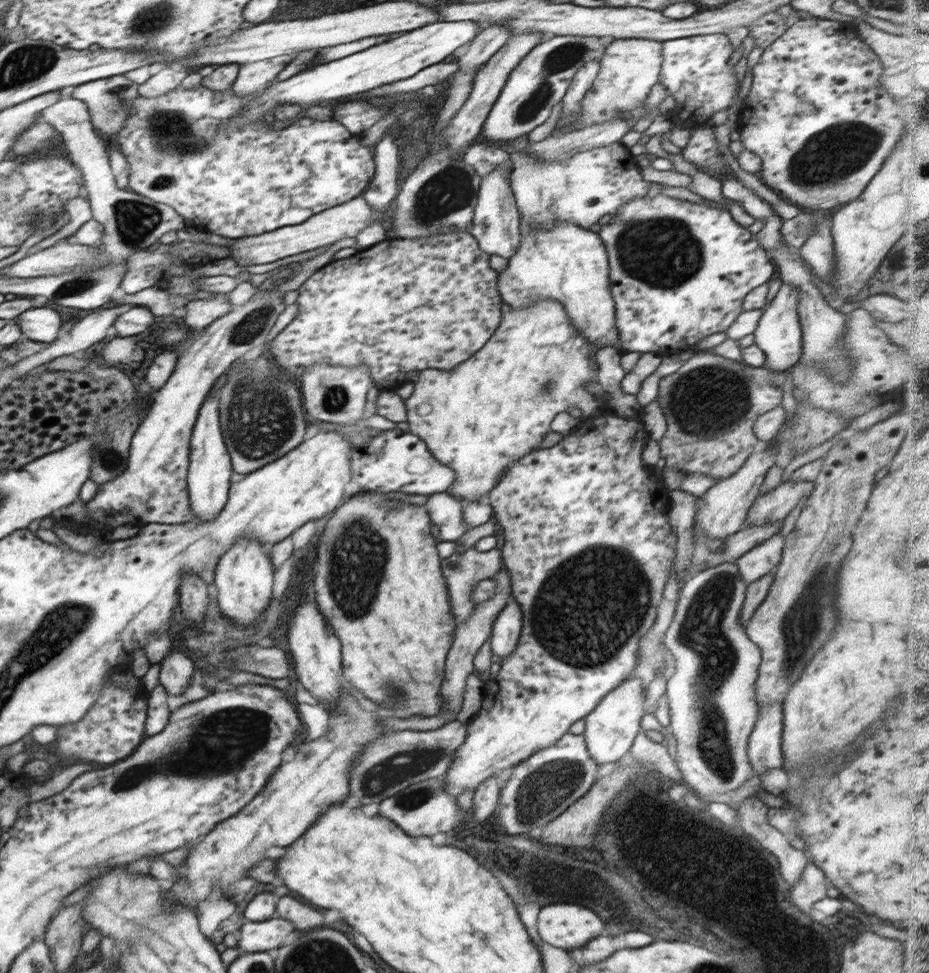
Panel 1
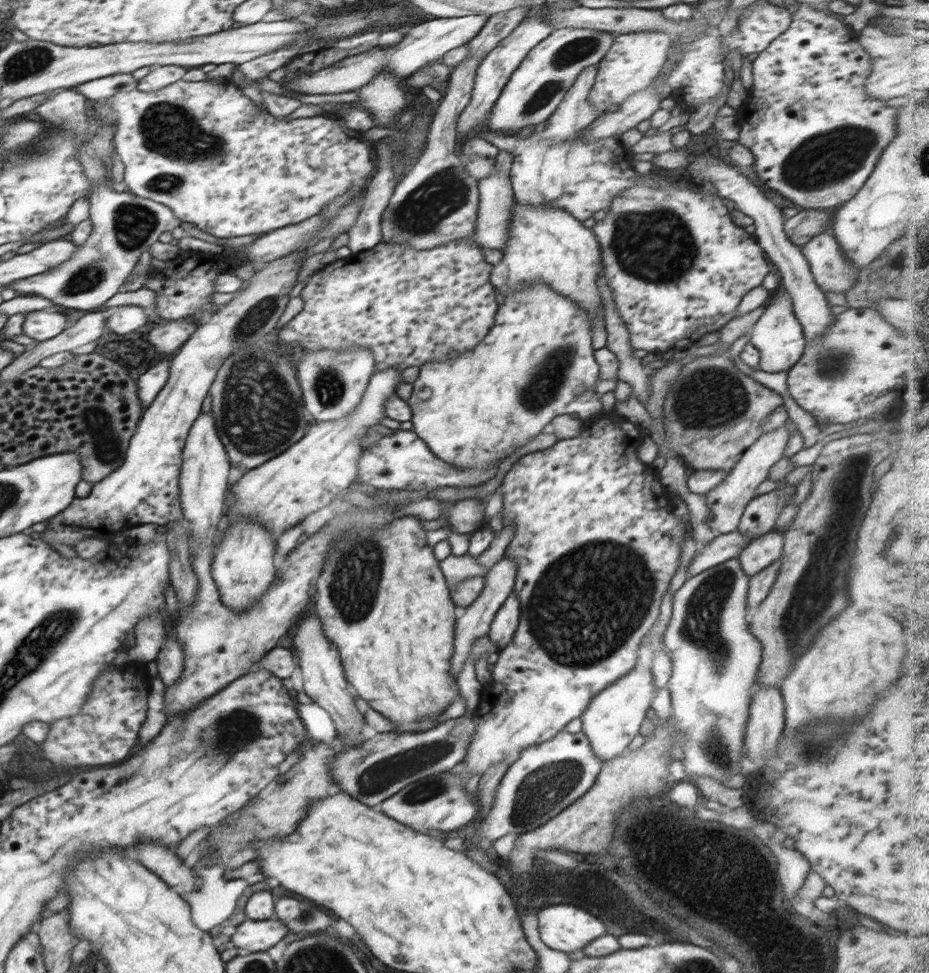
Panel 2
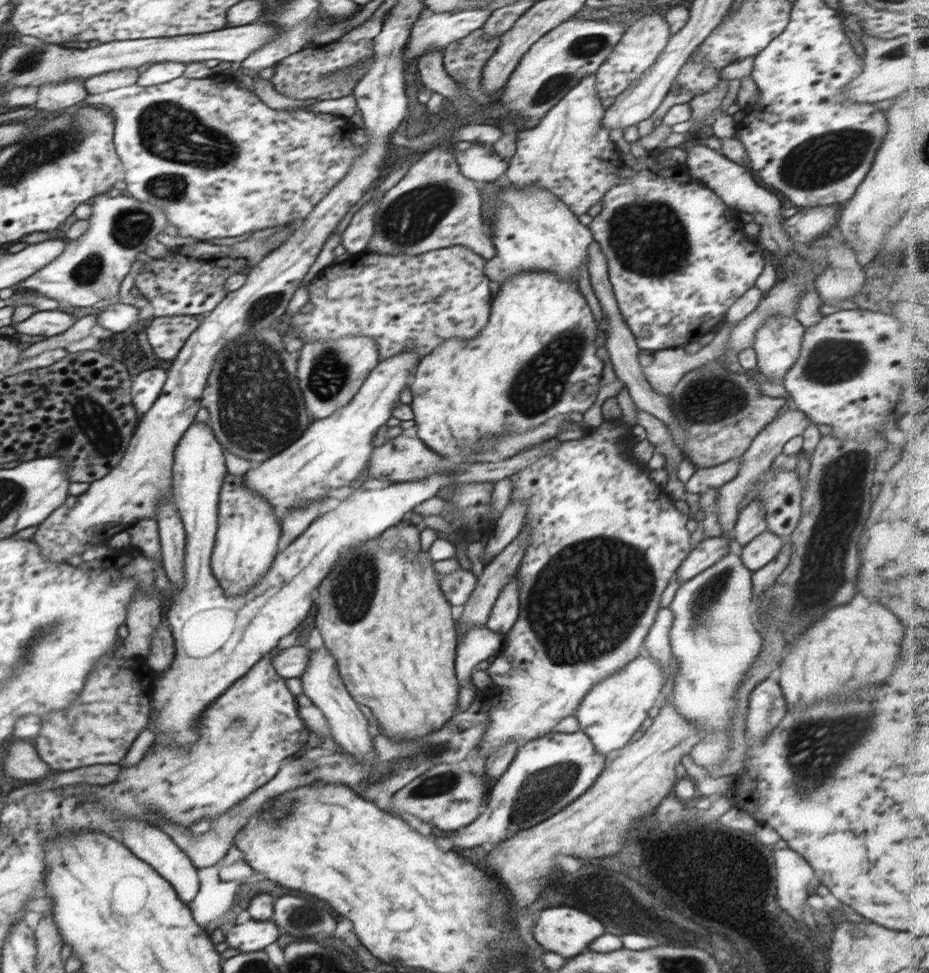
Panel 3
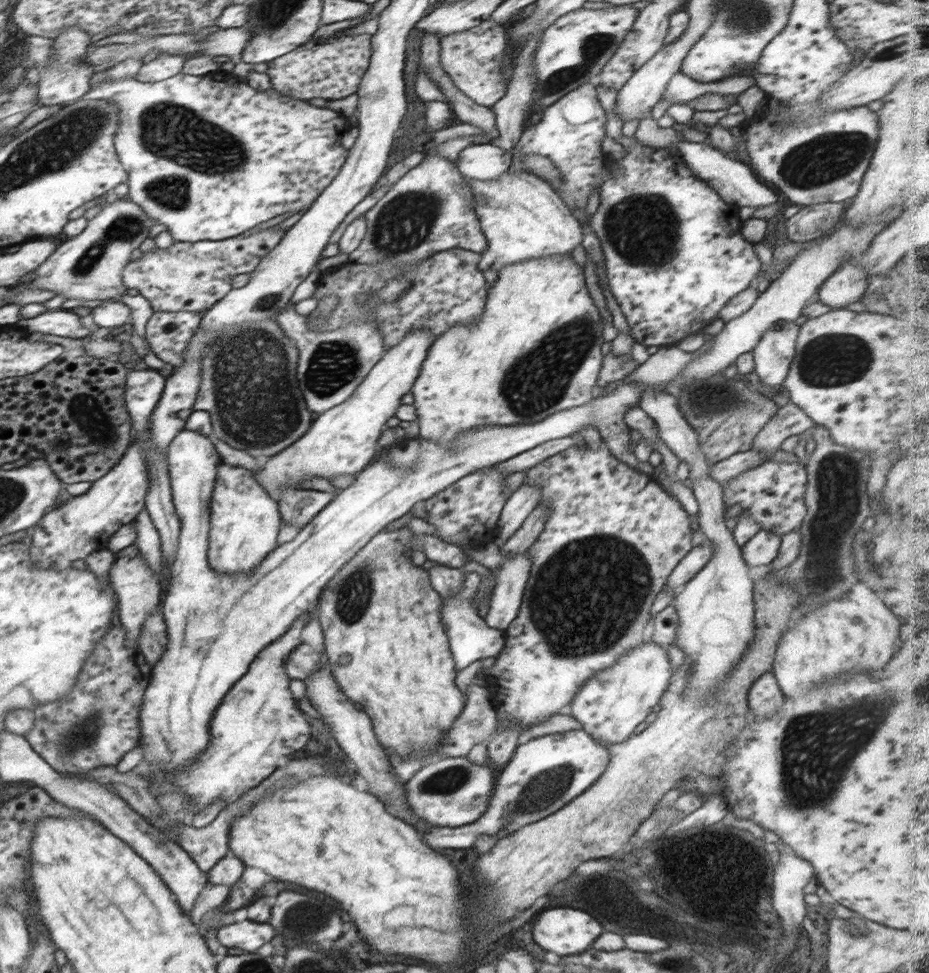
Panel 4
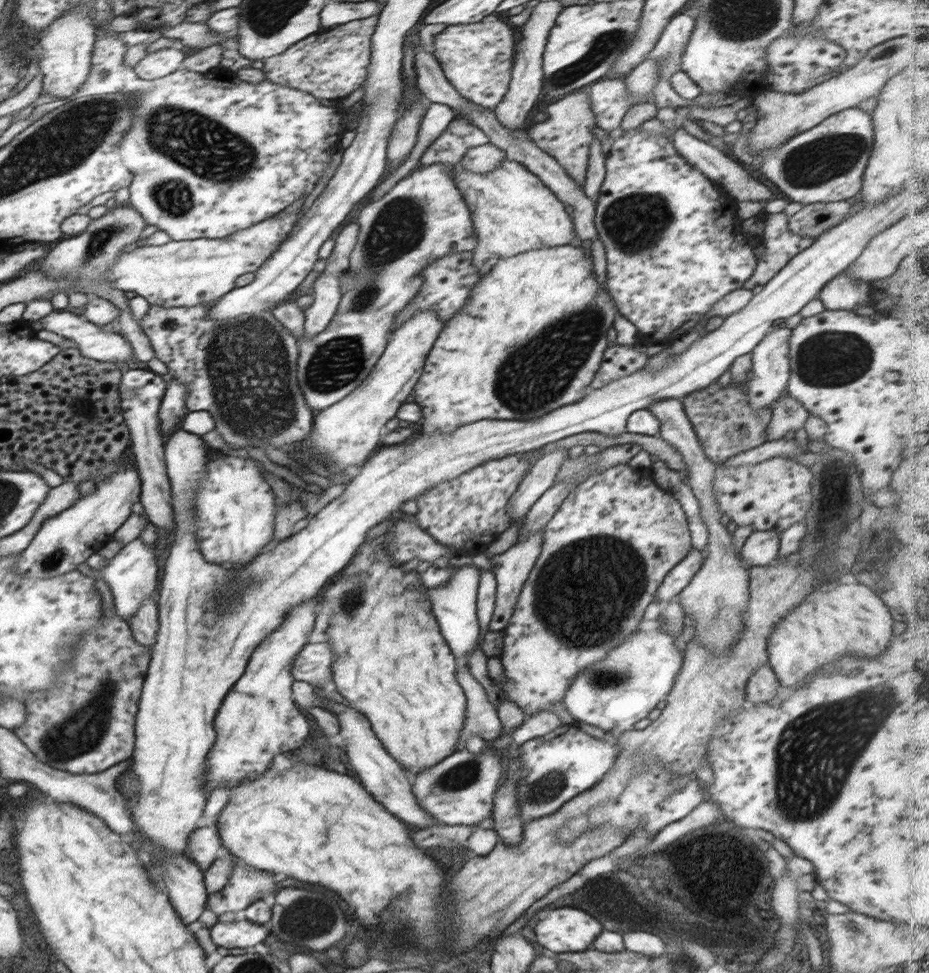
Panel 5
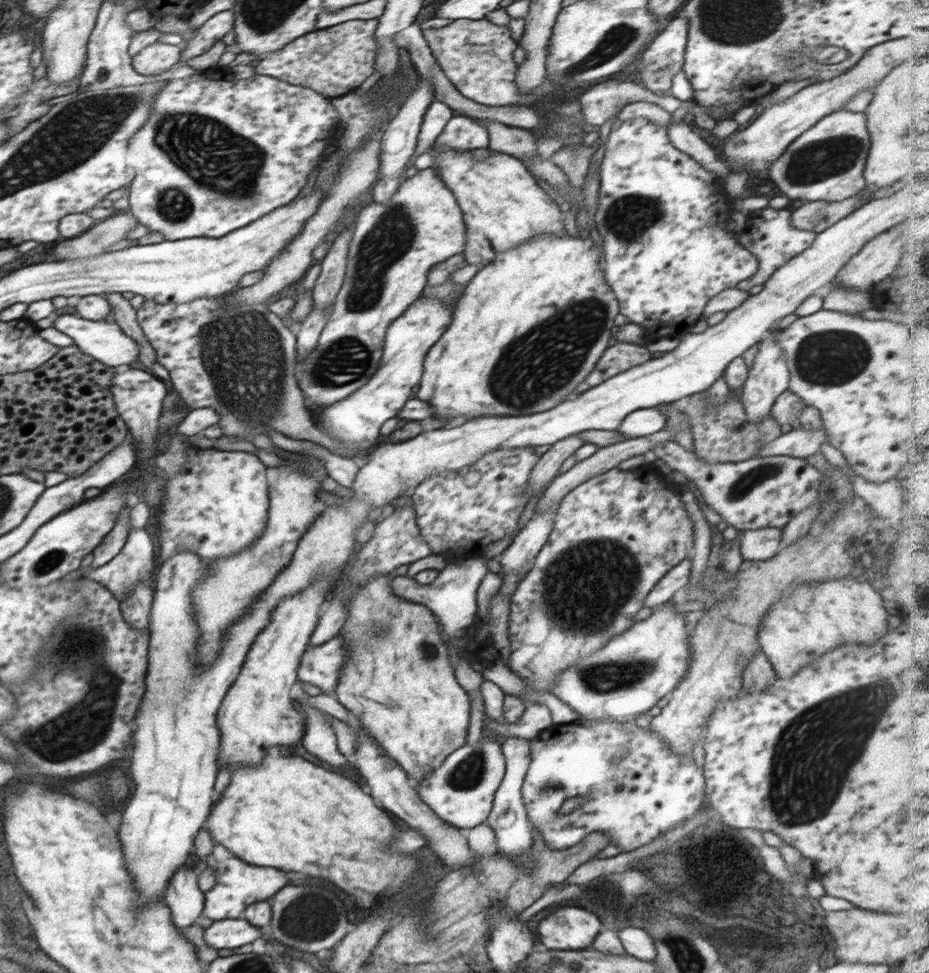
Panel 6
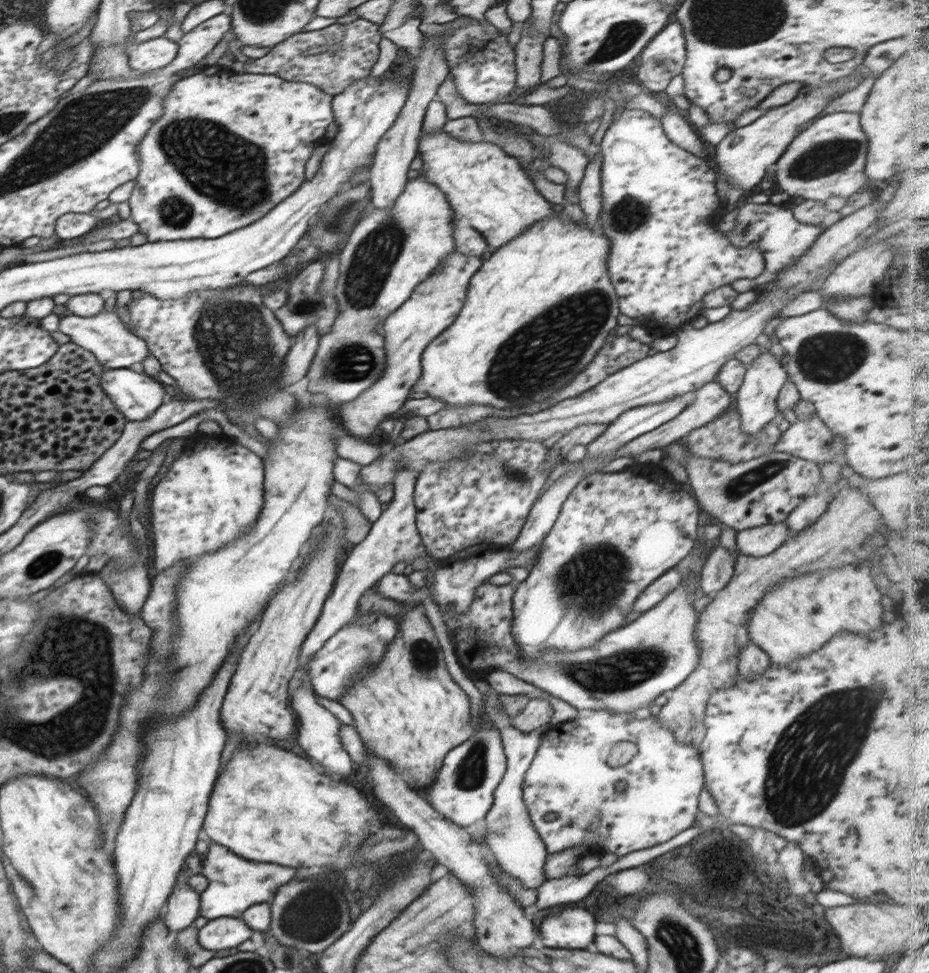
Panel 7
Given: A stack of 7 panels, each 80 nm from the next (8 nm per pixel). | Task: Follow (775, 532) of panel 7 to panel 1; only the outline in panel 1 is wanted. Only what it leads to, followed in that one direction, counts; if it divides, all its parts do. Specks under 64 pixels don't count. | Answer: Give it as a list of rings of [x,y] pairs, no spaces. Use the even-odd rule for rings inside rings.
[[[774,534],[752,547],[746,554],[740,555],[734,563],[741,579],[748,585],[773,572],[781,561],[784,545],[785,538]]]

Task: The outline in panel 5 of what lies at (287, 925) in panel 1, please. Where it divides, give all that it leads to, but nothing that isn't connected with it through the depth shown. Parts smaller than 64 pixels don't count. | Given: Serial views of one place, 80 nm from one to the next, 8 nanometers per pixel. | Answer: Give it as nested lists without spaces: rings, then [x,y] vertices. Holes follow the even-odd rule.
[[[241,920],[232,923],[216,923],[210,927],[214,944],[224,948],[252,948],[260,942],[264,943],[270,933],[268,925]]]

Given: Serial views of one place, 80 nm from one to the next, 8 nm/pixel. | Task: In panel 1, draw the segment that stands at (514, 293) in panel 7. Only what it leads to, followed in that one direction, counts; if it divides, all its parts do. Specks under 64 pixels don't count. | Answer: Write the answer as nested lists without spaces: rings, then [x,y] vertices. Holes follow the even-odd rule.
[[[540,299],[536,303],[532,303],[530,307],[524,309],[511,308],[510,311],[502,313],[500,326],[494,331],[489,341],[478,352],[475,352],[470,359],[456,366],[456,369],[448,372],[426,369],[419,374],[412,395],[405,400],[408,431],[418,435],[426,443],[428,450],[434,455],[436,460],[445,464],[448,468],[454,469],[458,474],[450,488],[448,488],[450,495],[459,499],[462,503],[464,501],[487,500],[489,492],[499,483],[498,480],[501,479],[502,472],[504,472],[504,469],[509,464],[515,463],[523,456],[540,449],[540,444],[542,444],[542,440],[551,430],[551,424],[556,415],[566,417],[566,412],[570,406],[578,406],[582,410],[581,420],[598,413],[598,408],[600,408],[604,401],[598,401],[598,399],[595,399],[596,395],[585,389],[585,384],[595,380],[597,376],[597,372],[592,369],[592,361],[590,361],[589,357],[592,353],[591,349],[592,347],[589,342],[569,322],[564,305],[558,303],[558,301]]]

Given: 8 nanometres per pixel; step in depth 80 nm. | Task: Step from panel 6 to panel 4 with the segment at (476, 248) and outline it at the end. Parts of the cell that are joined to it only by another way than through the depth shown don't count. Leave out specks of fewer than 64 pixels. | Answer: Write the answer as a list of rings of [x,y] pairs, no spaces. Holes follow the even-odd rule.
[[[507,170],[499,178],[494,180],[466,179],[475,194],[475,211],[480,221],[480,230],[488,242],[484,252],[485,262],[478,264],[479,269],[488,272],[496,268],[498,272],[506,265],[514,265],[528,259],[550,257],[550,255],[572,255],[577,246],[580,246],[584,239],[581,222],[576,219],[569,206],[561,196],[553,189],[550,183],[542,180],[540,176],[532,172],[517,172]]]

